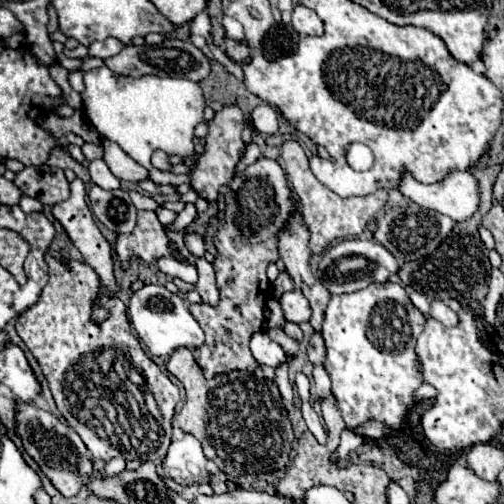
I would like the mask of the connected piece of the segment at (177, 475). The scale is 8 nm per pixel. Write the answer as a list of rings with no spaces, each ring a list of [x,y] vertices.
[[[185,433],[181,439],[171,441],[163,459],[163,477],[169,477],[179,485],[203,483],[209,481],[205,465],[207,459],[201,451],[201,443],[193,435]]]

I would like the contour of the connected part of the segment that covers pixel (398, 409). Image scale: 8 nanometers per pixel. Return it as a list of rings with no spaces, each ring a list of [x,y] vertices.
[[[371,283],[361,291],[331,297],[321,331],[327,347],[327,359],[323,365],[333,381],[333,395],[351,431],[371,439],[381,439],[405,425],[405,413],[413,405],[413,391],[421,385],[413,349],[423,325],[425,317],[413,307],[405,289],[397,283]]]

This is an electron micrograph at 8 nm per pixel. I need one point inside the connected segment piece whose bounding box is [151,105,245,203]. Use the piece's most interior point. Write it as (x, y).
(215, 167)

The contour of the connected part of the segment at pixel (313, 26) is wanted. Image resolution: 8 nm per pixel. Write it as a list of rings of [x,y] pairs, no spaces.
[[[303,5],[295,7],[293,17],[291,17],[291,25],[301,37],[307,37],[307,35],[321,37],[323,35],[323,21],[319,19],[319,15],[315,11],[311,11]]]

